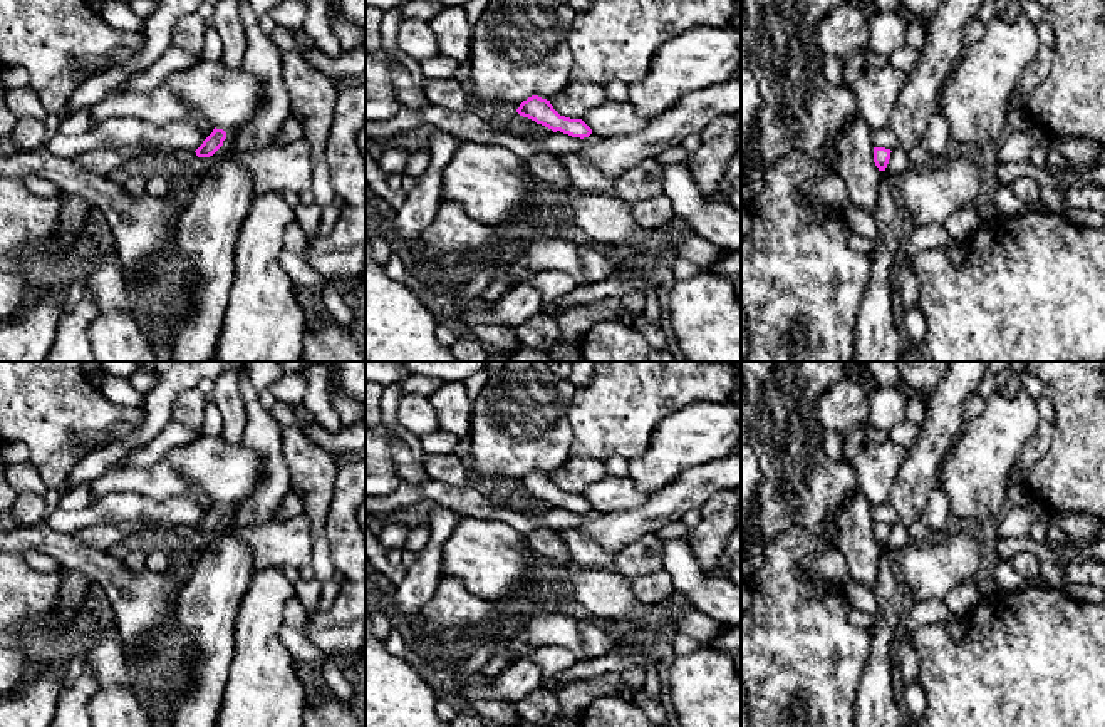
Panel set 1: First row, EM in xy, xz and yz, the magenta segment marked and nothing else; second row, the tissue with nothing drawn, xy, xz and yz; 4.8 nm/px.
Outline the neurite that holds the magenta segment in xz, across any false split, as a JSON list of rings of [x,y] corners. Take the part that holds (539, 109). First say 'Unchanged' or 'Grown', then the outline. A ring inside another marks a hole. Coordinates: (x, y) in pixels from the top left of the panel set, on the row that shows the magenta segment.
Unchanged. [[[532,95],[523,101],[516,112],[523,117],[535,121],[537,124],[552,129],[553,132],[560,131],[563,134],[580,139],[589,137],[592,134],[592,129],[582,119],[570,119],[560,116],[553,109],[550,101],[542,99],[538,95]]]

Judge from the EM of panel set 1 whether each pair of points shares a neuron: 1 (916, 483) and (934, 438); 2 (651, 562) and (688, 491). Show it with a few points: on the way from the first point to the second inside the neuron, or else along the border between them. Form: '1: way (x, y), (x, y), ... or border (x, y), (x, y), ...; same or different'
1: way (919, 471), (929, 449); same
2: border (653, 531), (617, 551); different

